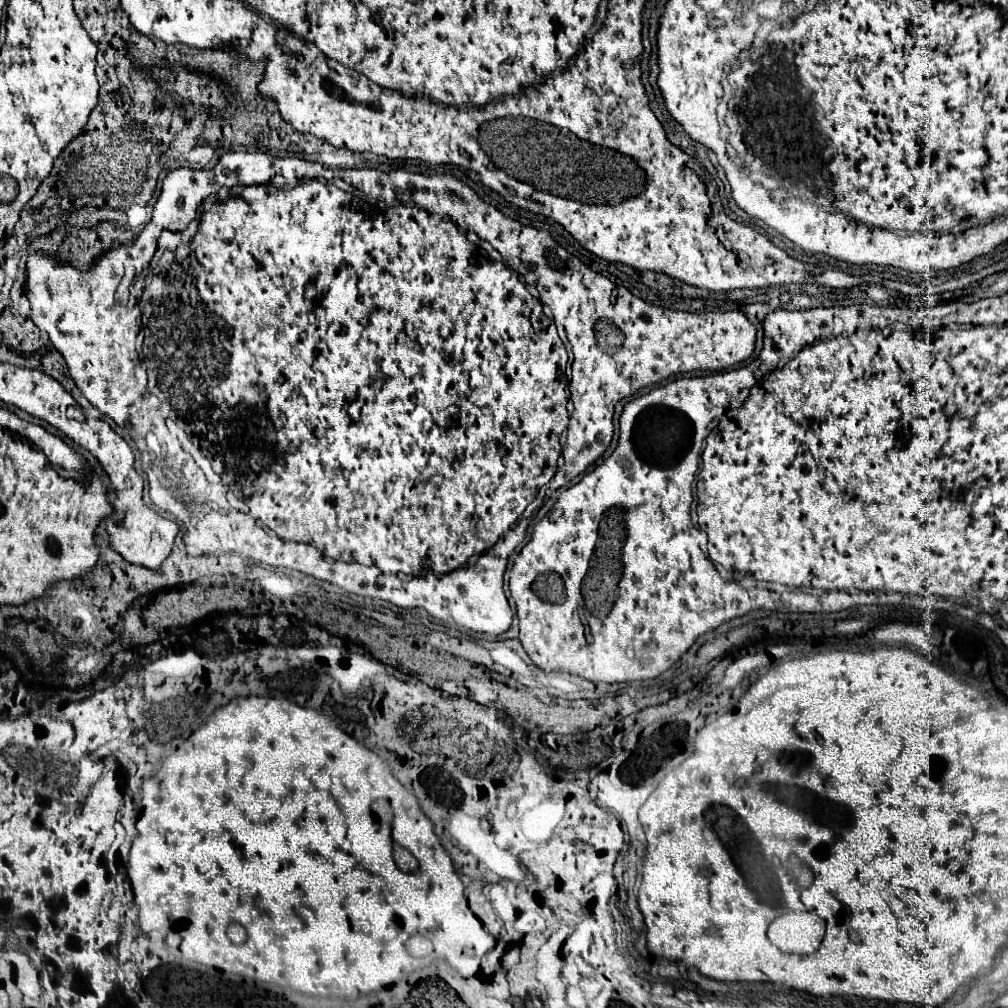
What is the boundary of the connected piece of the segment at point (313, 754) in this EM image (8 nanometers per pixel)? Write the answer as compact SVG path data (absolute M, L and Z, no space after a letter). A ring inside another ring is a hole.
M244 696L230 700L226 706L214 710L214 714L210 714L184 744L180 744L170 756L166 756L160 770L142 782L142 814L136 822L136 828L138 836L134 838L134 844L130 848L128 878L132 882L134 902L140 908L138 920L142 930L156 930L162 936L166 936L168 930L174 930L182 938L182 958L204 966L214 966L222 972L248 976L262 982L274 982L278 986L288 986L292 990L312 996L336 994L340 998L358 998L362 994L392 986L406 974L418 970L424 964L430 964L436 958L446 960L462 976L470 978L480 970L480 958L496 944L494 936L468 908L462 876L456 872L450 856L434 834L432 822L422 814L416 796L394 778L386 760L362 746L346 732L342 732L338 724L332 722L328 716L312 708L298 706L296 702L290 702L286 698ZM384 806L384 820L378 820L376 812ZM396 844L414 854L420 874L404 874L402 870L398 870L392 856Z

